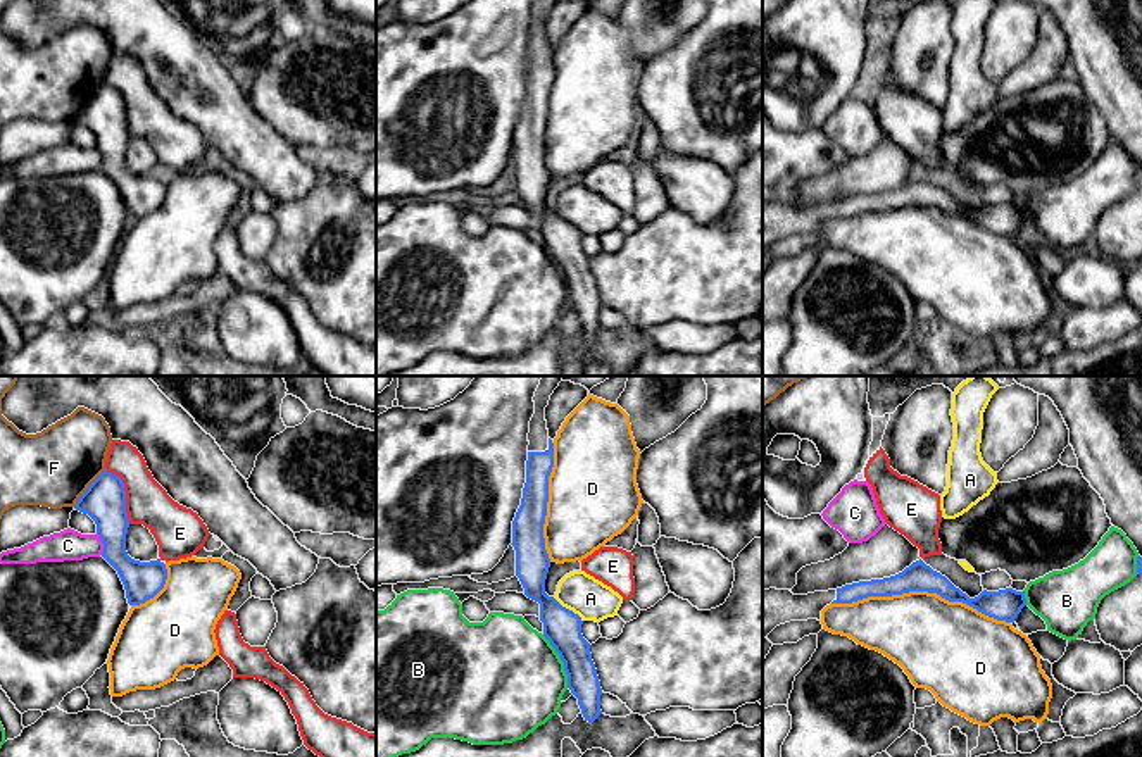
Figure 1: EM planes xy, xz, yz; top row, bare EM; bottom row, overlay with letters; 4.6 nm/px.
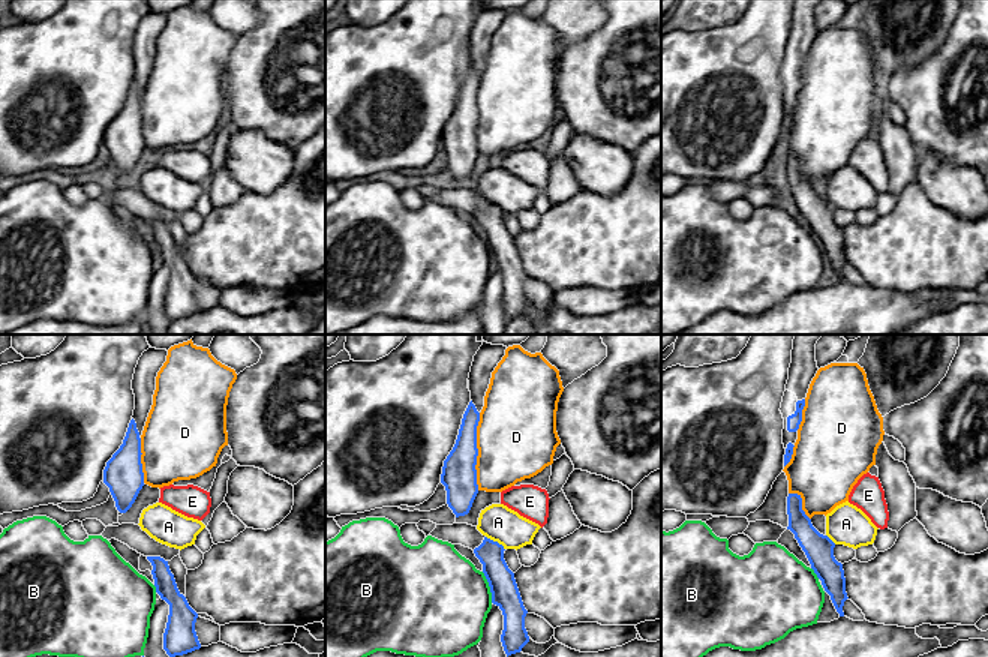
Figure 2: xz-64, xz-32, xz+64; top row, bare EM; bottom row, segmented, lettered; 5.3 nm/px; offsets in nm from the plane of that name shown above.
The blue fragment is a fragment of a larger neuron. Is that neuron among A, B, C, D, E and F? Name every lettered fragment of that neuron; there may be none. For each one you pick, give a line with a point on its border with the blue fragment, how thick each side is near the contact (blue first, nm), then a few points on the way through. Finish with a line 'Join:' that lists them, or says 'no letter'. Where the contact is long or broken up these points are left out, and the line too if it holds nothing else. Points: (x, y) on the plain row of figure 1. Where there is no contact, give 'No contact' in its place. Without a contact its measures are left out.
Join: no letter

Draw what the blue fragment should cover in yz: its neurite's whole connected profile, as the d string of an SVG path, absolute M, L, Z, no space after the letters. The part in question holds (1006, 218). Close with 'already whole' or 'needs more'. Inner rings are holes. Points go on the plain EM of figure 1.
M921 172L902 186L871 195L845 198L837 203L794 209L790 203L769 202L762 205L762 253L780 238L790 235L821 235L821 224L830 217L852 217L868 210L892 210L909 205L937 207L949 216L963 216L997 235L1014 236L1026 219L1025 205L1013 202L987 205L969 212L945 190L933 185Z; needs more

